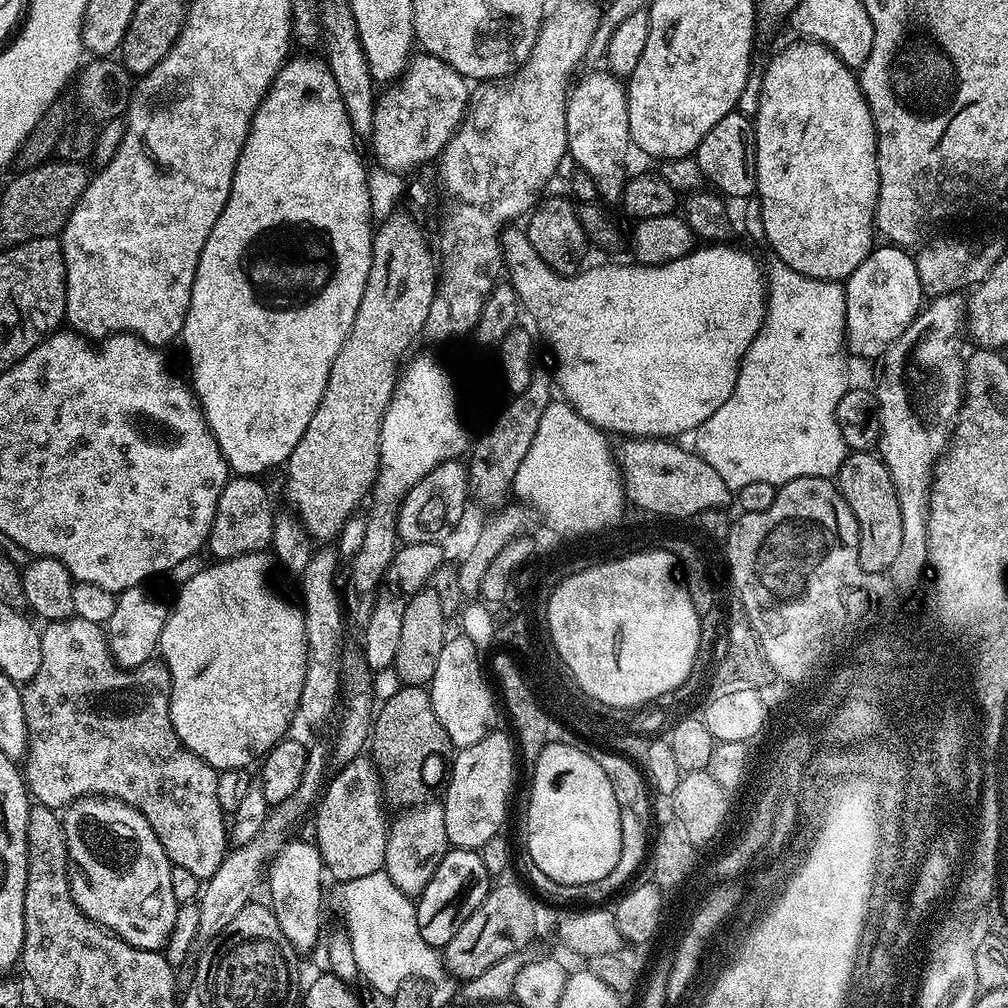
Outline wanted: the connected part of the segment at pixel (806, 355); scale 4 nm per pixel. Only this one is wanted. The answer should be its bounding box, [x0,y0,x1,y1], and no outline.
[694,258,846,490]

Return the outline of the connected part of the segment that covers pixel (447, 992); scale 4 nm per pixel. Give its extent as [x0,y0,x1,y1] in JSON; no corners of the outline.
[342,870,458,1005]

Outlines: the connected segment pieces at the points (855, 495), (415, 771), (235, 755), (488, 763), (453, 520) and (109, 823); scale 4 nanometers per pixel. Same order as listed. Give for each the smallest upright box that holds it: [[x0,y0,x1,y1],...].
[[842,451,902,574],[370,686,450,800],[158,551,308,770],[442,730,518,850],[396,459,470,544],[62,796,178,952]]

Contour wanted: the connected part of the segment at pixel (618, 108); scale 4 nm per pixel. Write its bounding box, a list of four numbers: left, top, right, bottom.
[565,72,632,202]

